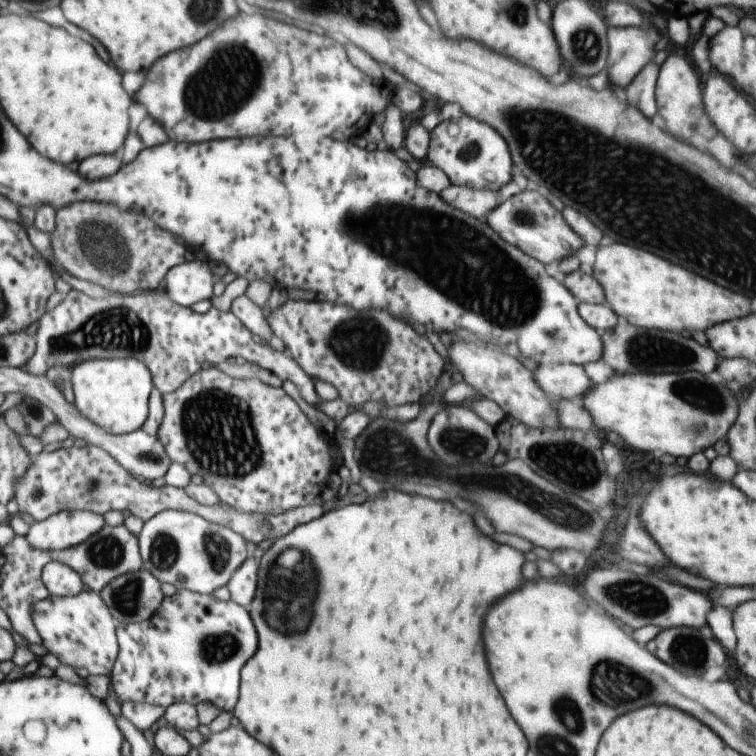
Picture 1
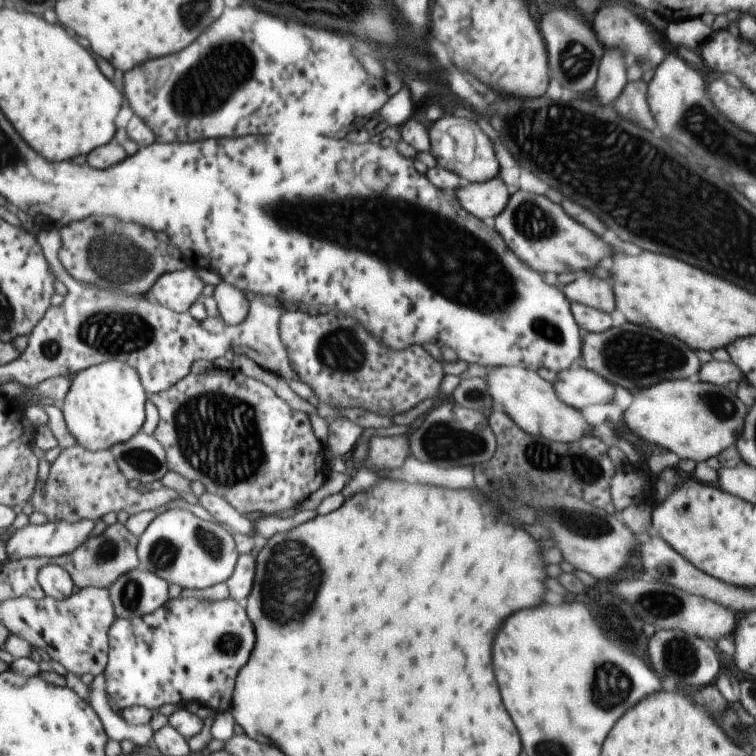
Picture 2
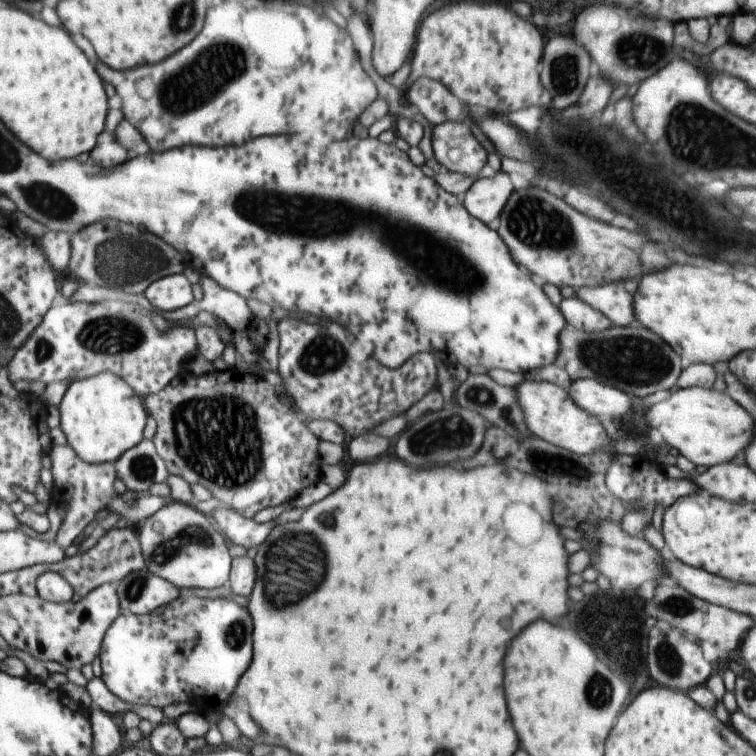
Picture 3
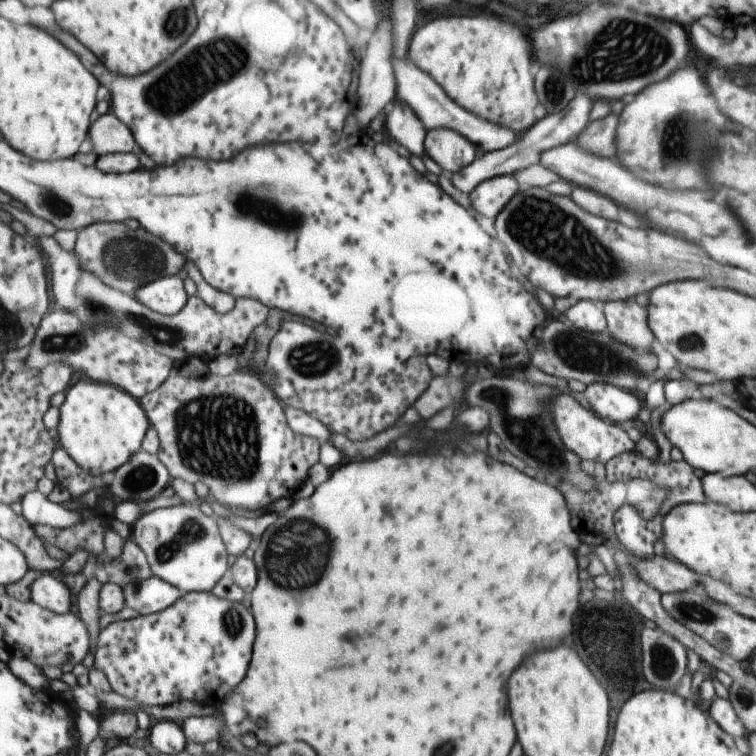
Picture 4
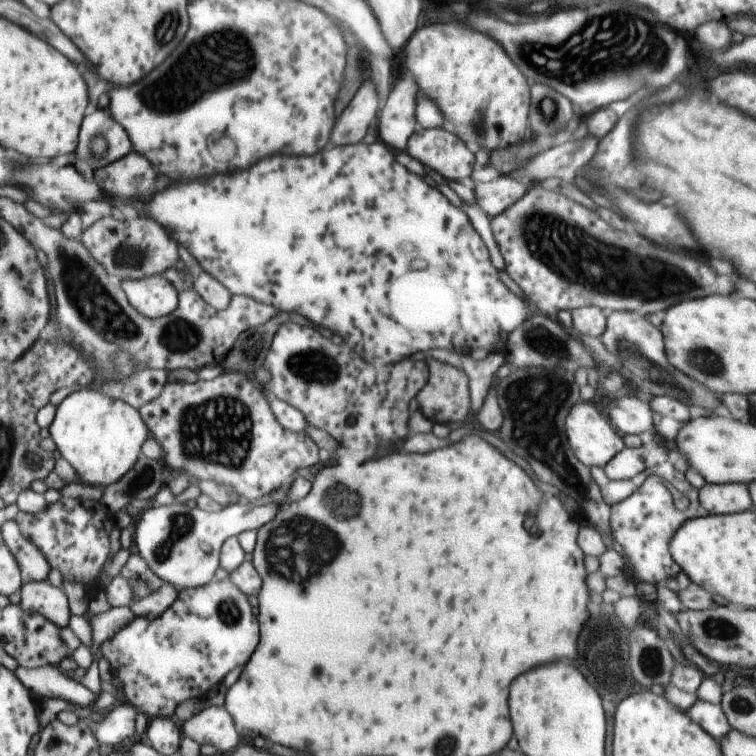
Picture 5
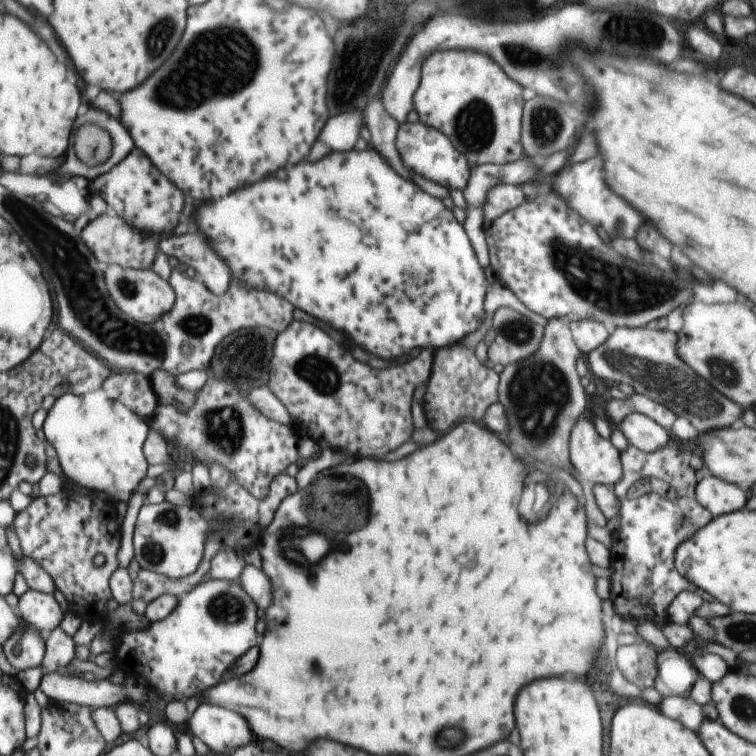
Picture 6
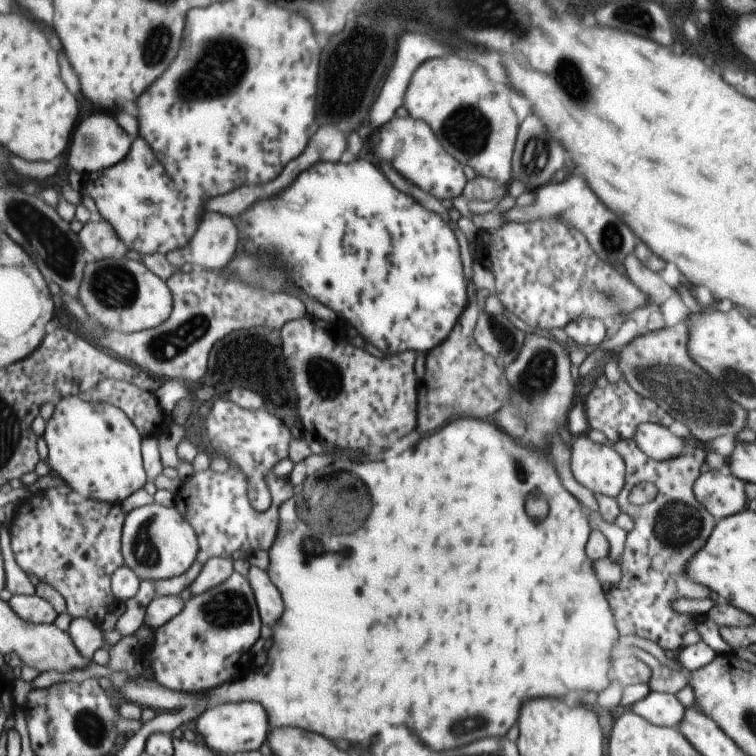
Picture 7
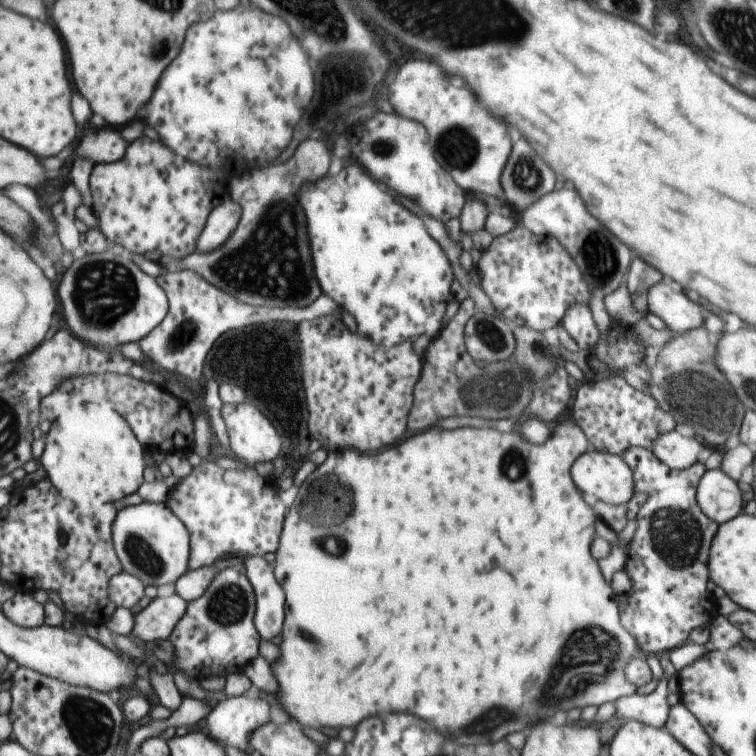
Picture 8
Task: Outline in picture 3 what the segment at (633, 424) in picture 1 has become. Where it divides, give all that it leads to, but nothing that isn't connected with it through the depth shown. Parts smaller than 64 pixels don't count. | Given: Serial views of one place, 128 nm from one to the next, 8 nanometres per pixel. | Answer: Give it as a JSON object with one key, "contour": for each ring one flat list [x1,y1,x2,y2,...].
{"contour":[[687,387,677,389,669,398,653,404,645,412,645,422,661,434,663,442,675,448,678,454,694,466,707,469,718,464,729,463,739,452,751,446,755,432,747,412,724,392,711,388]]}

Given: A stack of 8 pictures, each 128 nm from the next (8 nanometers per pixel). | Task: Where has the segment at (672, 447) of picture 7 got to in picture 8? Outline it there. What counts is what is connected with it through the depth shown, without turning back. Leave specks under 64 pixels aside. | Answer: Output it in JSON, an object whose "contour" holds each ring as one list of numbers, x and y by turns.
{"contour":[[676,431,661,434,655,440,650,451,670,469,677,470,696,464,699,452,706,447,697,437,684,437]]}

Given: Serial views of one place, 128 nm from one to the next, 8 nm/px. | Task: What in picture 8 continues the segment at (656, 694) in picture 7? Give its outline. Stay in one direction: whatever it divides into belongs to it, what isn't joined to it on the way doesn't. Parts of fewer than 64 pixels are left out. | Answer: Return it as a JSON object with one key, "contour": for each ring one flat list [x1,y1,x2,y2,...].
{"contour":[[667,655,659,656,659,666,663,670,663,676,658,681,656,688,647,695,637,693,619,697,614,700,614,719,633,720,647,726,661,728,669,716,669,704,667,704,667,683,676,670,673,668]]}

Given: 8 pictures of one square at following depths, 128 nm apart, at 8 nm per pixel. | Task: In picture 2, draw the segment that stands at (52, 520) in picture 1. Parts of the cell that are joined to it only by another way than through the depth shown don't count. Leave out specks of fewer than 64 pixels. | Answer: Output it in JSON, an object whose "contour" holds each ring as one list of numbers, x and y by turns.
{"contour":[[66,520,47,521,45,524,28,524,16,529,4,545,4,552,9,560,25,560,25,558,55,558,67,556,75,552,82,544,87,542,91,536,95,524,91,520,77,520,69,522]]}

